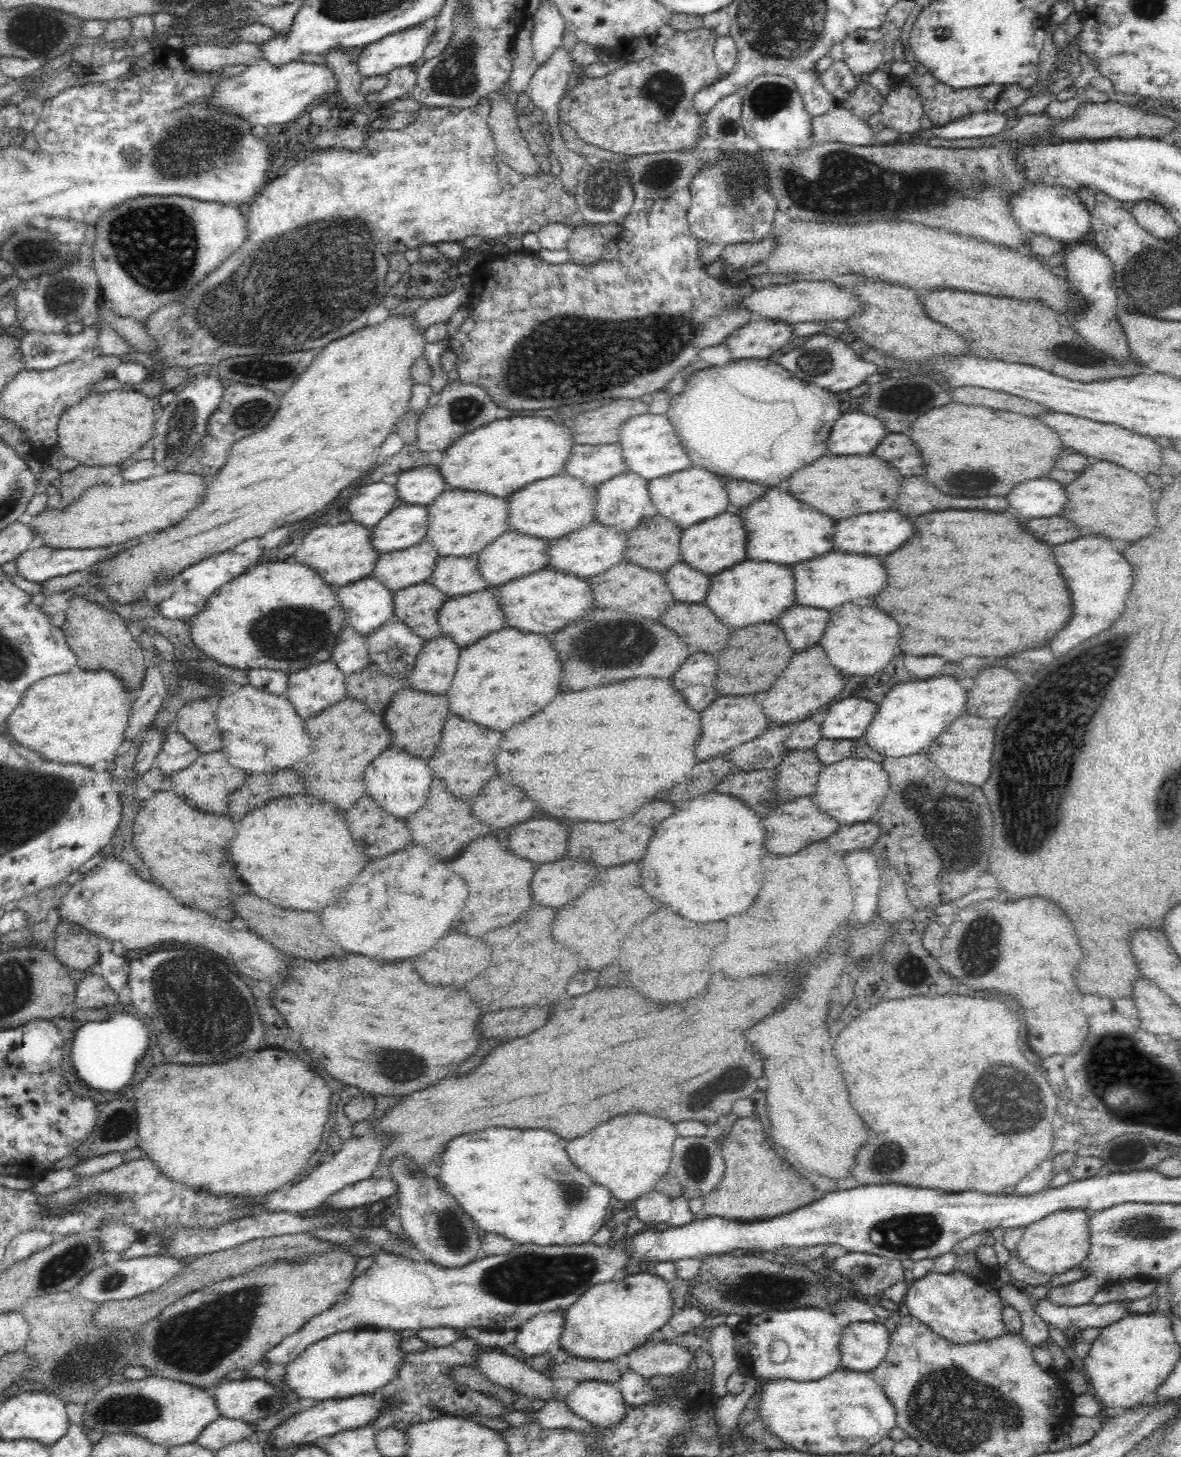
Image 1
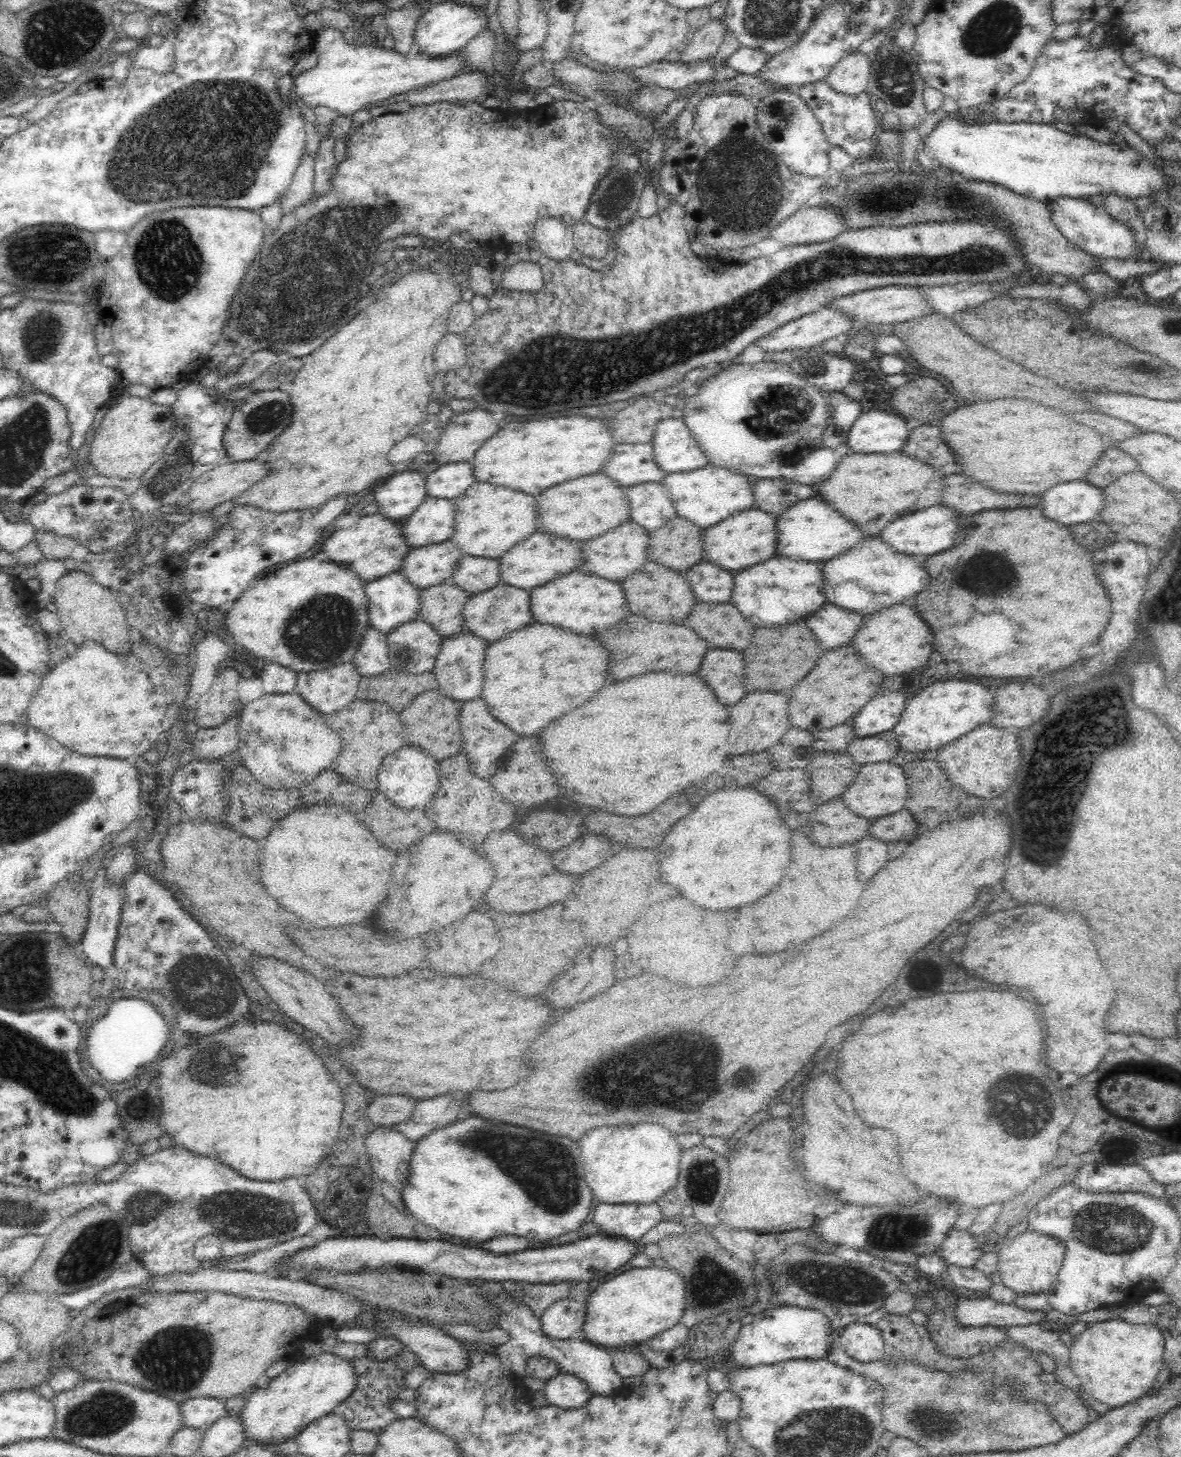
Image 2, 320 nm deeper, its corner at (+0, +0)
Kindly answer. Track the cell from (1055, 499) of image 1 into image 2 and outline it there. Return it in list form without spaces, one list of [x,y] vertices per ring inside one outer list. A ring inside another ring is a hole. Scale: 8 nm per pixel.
[[[1085,480],[1056,484],[1043,494],[1041,502],[1040,509],[1048,518],[1066,526],[1090,522],[1104,508],[1102,490]]]

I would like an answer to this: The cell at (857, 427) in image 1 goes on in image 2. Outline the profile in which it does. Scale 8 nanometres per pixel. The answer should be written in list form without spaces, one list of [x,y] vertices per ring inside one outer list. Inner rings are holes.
[[[870,410],[850,427],[848,444],[854,452],[862,454],[902,452],[912,432],[908,424],[898,415]]]

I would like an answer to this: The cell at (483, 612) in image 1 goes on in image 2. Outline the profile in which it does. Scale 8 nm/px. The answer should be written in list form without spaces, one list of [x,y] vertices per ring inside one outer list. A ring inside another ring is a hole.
[[[500,582],[490,590],[470,596],[469,601],[463,608],[466,631],[475,634],[482,640],[486,640],[486,642],[500,640],[502,636],[506,636],[506,634],[510,634],[514,630],[520,630],[520,628],[524,628],[524,626],[528,626],[532,622],[530,604],[529,592],[524,592],[522,588]]]

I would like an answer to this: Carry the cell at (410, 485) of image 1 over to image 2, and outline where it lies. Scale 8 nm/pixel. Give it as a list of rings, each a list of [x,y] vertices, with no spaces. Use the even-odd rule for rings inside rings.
[[[471,461],[442,464],[438,470],[425,473],[427,496],[453,500],[476,483]]]

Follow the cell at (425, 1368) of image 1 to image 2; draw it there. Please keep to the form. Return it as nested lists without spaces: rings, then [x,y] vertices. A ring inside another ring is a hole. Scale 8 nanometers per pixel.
[[[362,1357],[351,1361],[356,1378],[355,1390],[344,1402],[336,1406],[331,1412],[342,1417],[348,1423],[351,1431],[370,1430],[378,1431],[389,1426],[390,1422],[397,1419],[396,1414],[390,1409],[393,1401],[397,1399],[400,1390],[407,1388],[404,1373],[390,1360],[372,1361]]]

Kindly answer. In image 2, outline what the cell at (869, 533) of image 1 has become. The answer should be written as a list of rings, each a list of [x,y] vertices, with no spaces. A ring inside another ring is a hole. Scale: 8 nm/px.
[[[932,506],[926,508],[922,512],[914,512],[910,516],[900,516],[898,520],[888,524],[882,530],[882,541],[889,544],[898,552],[904,554],[920,554],[920,556],[932,556],[944,550],[950,550],[954,538],[958,538],[958,542],[962,542],[964,538],[964,530],[958,526],[958,512],[950,510],[946,506]]]

